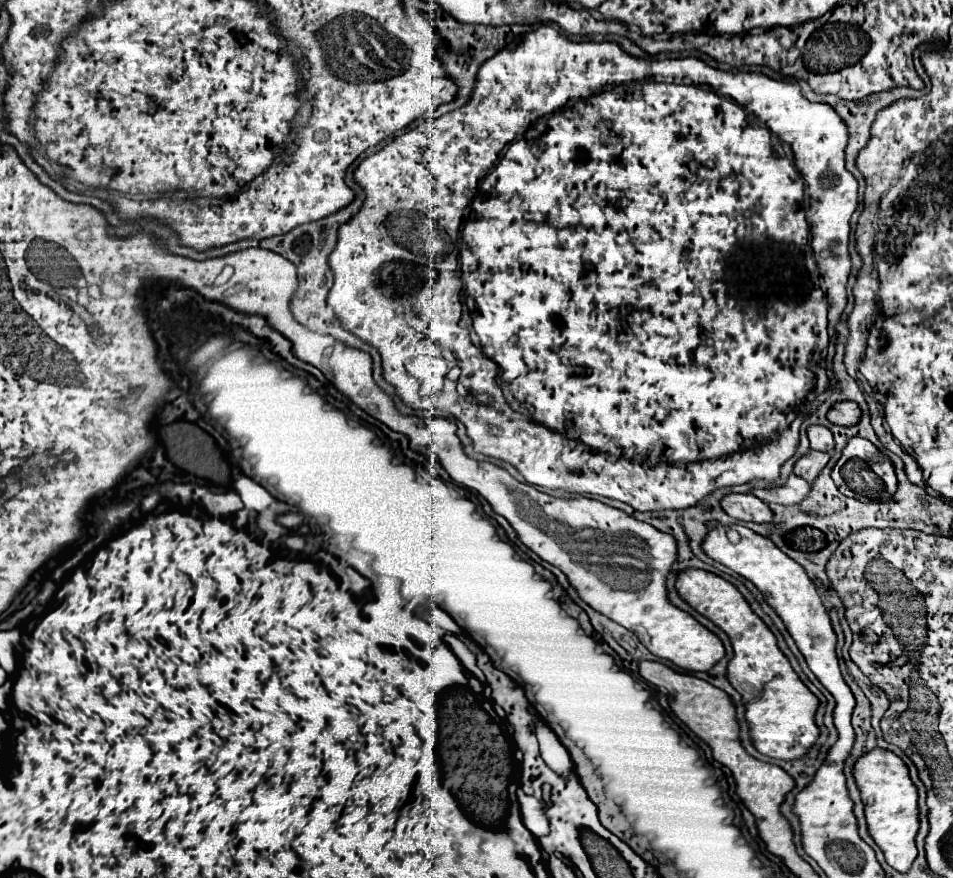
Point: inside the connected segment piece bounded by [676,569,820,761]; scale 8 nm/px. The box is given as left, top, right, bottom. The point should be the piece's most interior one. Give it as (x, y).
(781, 710)

